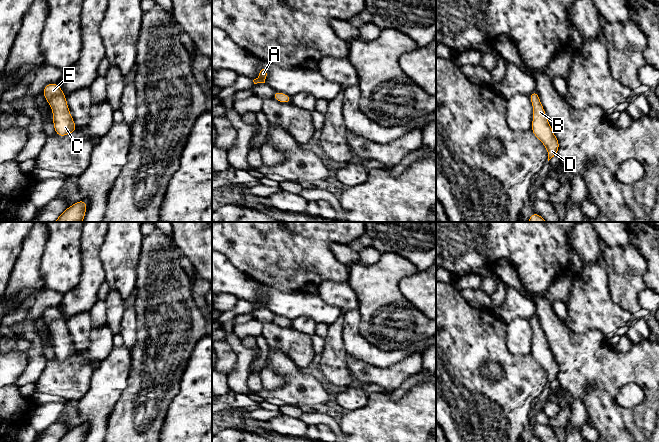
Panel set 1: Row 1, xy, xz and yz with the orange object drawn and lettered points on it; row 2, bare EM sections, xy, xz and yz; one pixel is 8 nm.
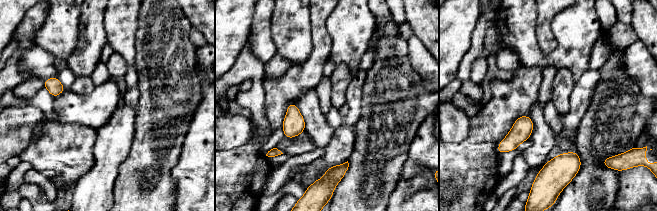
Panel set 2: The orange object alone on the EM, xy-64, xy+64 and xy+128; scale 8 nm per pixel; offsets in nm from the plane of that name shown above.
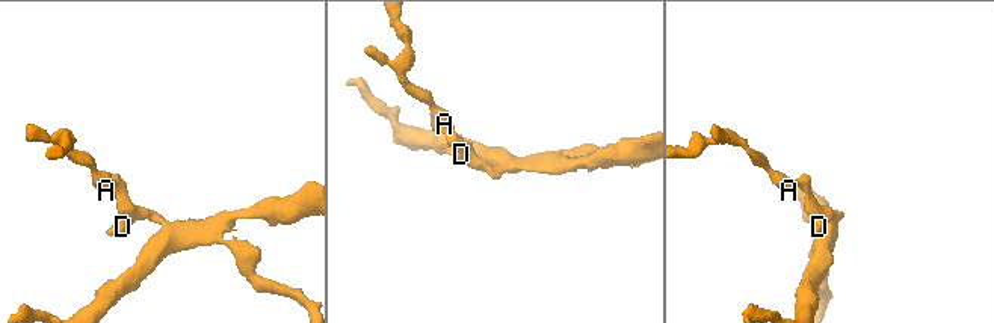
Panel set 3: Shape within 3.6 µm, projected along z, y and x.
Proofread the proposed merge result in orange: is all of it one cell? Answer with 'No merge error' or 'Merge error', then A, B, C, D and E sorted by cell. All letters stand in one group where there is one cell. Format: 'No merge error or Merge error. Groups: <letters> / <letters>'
No merge error. Groups: A B C D E

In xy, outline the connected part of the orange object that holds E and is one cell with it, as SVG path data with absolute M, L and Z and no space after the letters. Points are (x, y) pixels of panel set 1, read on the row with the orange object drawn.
M58 83L47 84L42 93L53 110L55 133L60 137L64 137L69 133L77 132L77 126L70 115L69 107L66 103L67 97Z

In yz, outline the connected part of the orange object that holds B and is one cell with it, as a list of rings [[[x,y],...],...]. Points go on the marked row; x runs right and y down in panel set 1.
[[[536,90],[528,95],[533,104],[533,134],[544,144],[548,153],[548,161],[557,155],[559,150],[559,141],[555,137],[552,128],[547,120],[545,110],[541,105],[539,95]]]

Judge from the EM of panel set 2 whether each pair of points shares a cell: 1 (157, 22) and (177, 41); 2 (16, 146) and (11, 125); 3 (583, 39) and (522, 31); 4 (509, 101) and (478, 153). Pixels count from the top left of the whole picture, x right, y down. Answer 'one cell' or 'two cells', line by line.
1: one cell
2: two cells
3: one cell
4: one cell

